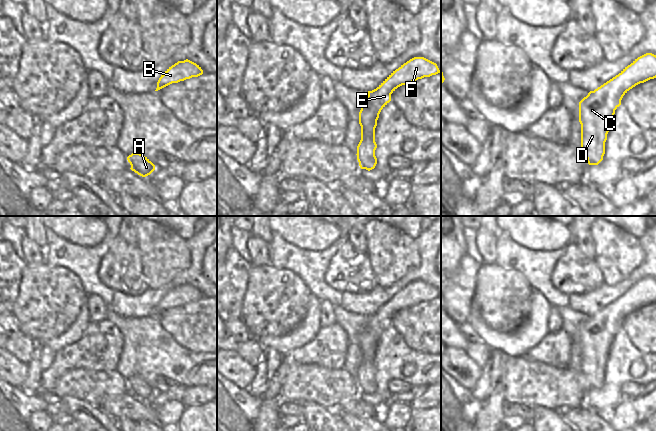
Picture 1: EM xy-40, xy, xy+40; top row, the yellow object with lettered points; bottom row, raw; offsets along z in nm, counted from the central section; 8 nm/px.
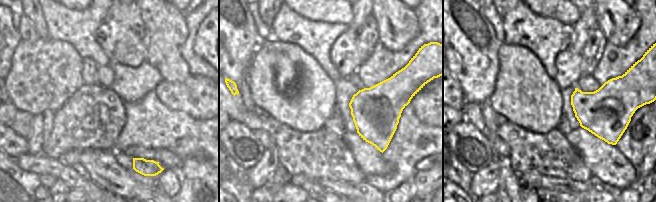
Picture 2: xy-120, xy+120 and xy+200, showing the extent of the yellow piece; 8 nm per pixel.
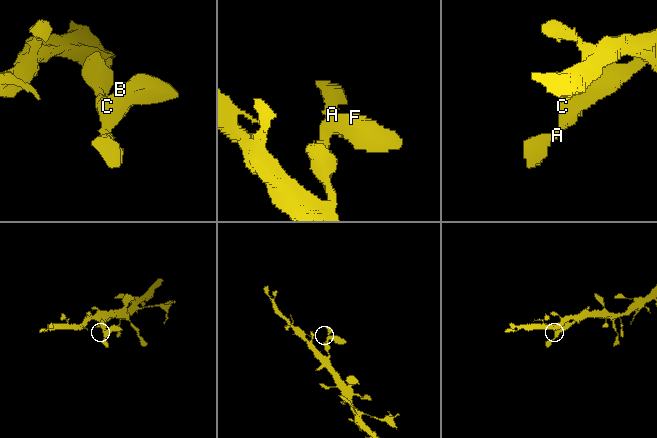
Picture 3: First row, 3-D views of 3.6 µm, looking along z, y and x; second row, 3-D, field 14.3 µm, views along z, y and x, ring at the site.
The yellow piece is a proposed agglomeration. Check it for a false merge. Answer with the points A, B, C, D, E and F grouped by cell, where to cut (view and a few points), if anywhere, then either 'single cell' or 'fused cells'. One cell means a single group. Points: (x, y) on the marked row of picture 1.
A B C D E F | no cut | single cell

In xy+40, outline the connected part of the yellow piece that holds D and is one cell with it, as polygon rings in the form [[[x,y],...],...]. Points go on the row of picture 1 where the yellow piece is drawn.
[[[646,53],[579,102],[581,148],[589,165],[598,165],[603,160],[609,126],[623,96],[636,85],[654,78],[656,55]]]

